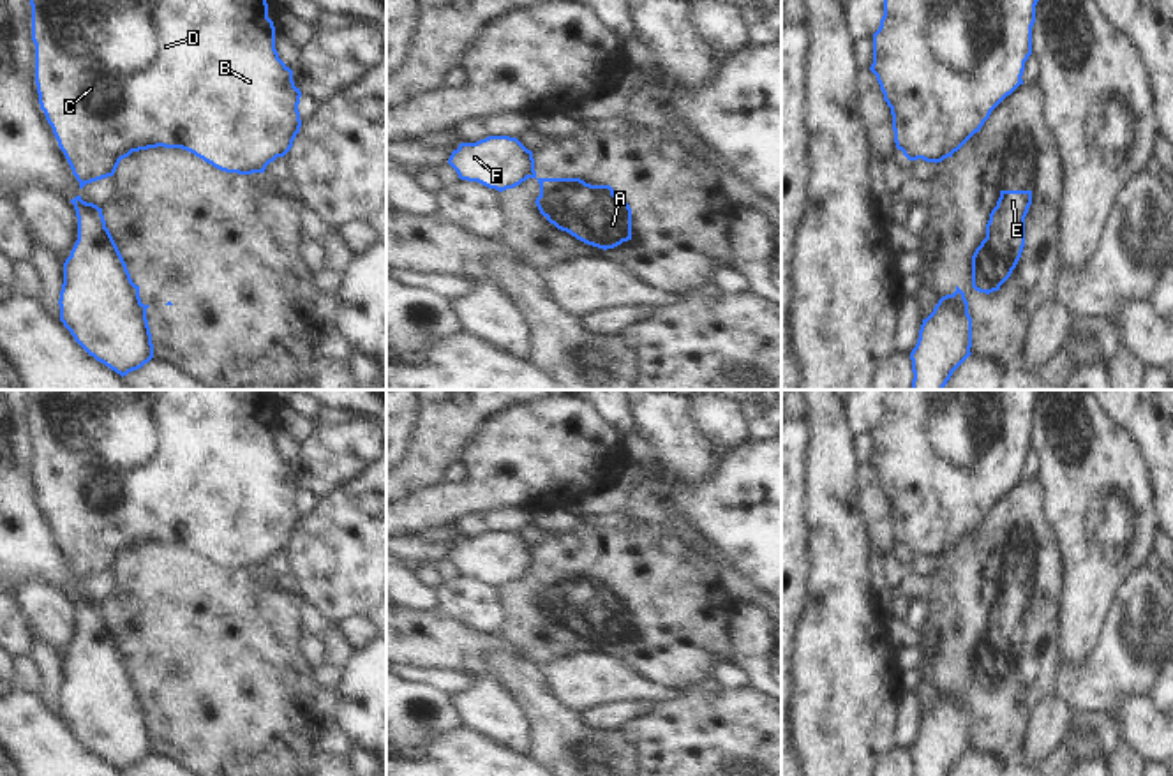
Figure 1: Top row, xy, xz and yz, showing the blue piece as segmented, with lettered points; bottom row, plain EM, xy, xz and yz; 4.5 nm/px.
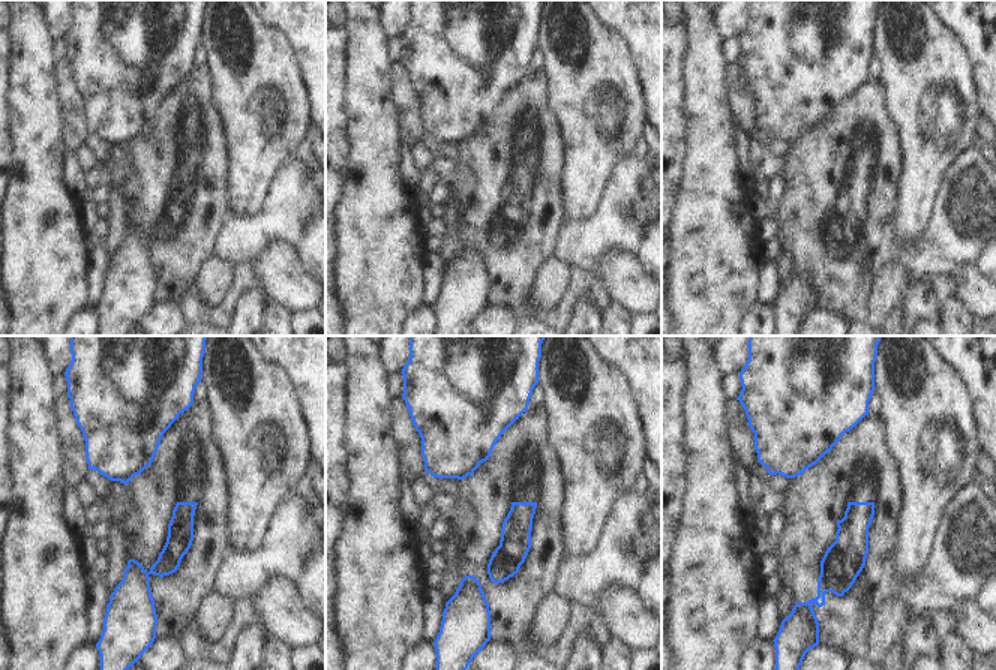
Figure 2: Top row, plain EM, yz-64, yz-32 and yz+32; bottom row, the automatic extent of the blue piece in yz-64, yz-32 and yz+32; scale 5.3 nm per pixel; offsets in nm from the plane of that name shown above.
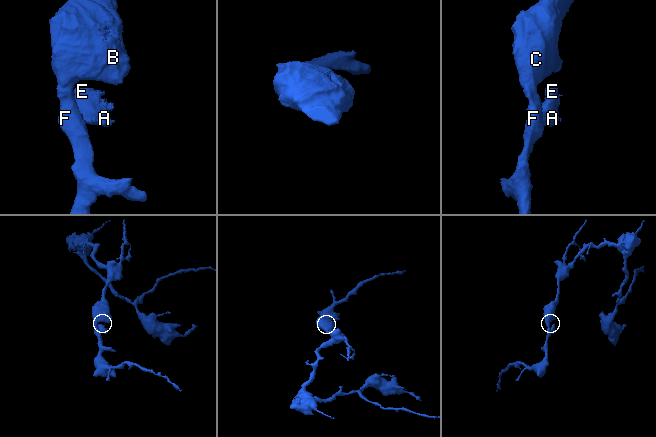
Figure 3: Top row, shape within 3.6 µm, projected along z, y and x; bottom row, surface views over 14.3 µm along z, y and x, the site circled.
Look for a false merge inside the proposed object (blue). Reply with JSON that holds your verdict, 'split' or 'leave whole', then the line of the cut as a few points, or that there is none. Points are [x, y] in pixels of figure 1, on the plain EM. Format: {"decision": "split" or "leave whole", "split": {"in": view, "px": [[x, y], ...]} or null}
{"decision": "split", "split": {"in": "xz", "px": [[533, 565], [530, 572]]}}

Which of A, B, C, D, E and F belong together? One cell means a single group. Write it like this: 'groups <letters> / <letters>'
groups A E / B C D F

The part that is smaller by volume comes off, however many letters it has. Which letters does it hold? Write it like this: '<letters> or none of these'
A, E

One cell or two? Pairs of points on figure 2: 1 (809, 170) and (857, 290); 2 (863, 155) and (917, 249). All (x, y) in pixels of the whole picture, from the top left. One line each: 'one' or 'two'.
1: one
2: two

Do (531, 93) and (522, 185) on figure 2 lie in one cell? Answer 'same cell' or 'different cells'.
same cell

